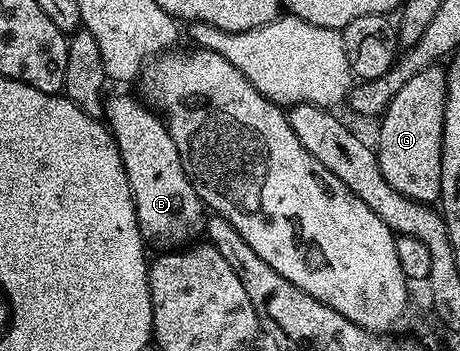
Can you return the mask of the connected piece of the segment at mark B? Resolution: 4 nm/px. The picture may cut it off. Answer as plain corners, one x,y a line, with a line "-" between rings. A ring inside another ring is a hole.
114,95
111,99
109,96
104,103
104,122
120,149
124,173
128,173
143,243
151,248
182,249
203,234
204,204
188,173
184,173
176,141
172,141
165,122
141,98
138,99
130,95

